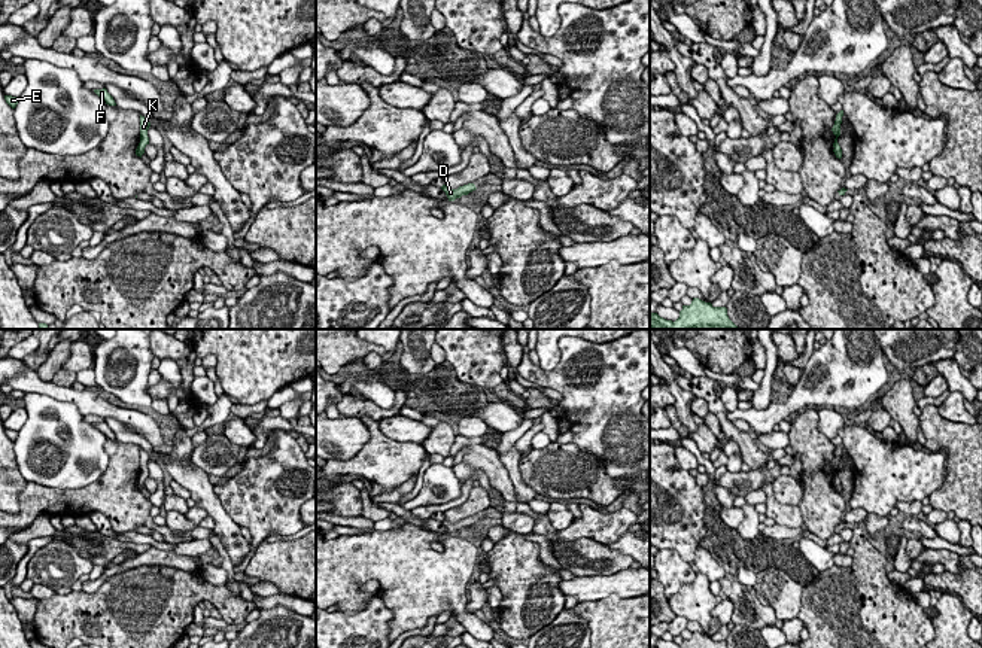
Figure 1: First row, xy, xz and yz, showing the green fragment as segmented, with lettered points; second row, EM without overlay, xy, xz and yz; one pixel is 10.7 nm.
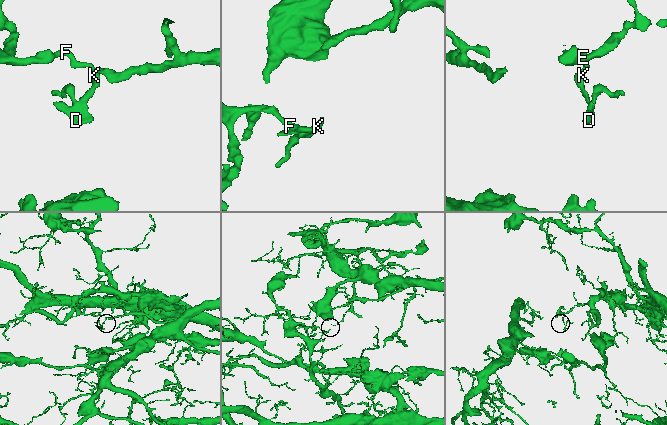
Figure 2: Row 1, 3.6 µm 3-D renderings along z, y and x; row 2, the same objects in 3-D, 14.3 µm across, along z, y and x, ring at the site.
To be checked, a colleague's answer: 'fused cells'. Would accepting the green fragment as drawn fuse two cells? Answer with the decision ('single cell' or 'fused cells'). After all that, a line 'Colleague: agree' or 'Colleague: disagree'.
single cell
Colleague: disagree

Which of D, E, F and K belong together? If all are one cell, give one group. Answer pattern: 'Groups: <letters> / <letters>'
Groups: D E F K

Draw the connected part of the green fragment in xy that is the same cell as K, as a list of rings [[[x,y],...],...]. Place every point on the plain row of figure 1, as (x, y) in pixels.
[[[140,448],[140,477],[136,483],[136,489],[142,492],[145,487],[145,481],[149,478],[148,463],[151,460],[151,456]]]

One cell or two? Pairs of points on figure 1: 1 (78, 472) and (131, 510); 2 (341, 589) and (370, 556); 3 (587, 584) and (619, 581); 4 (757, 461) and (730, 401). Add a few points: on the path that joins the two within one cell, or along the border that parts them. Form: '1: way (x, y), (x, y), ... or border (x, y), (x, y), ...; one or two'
1: border (106, 450), (108, 467), (96, 480), (57, 489); two
2: way (344, 581), (362, 563); one
3: way (595, 584), (611, 584); one
4: border (718, 396), (729, 411); two

